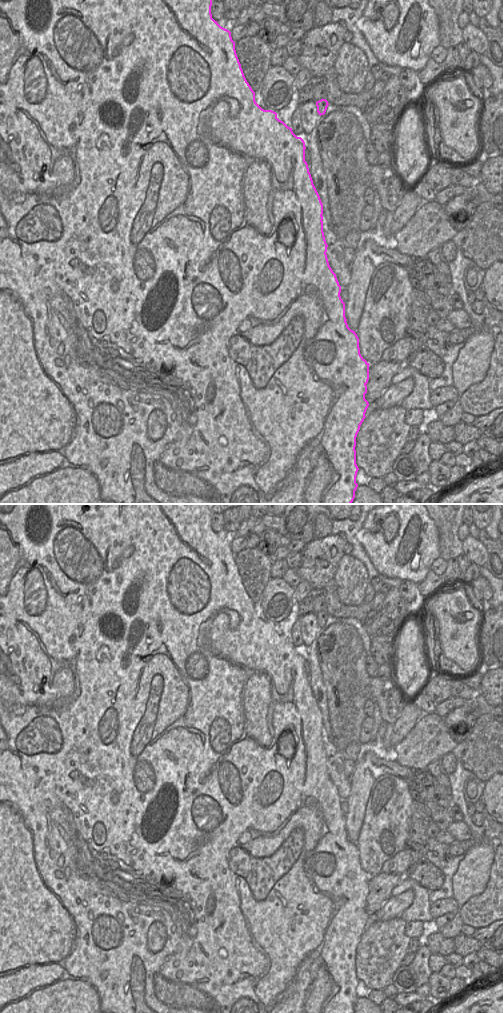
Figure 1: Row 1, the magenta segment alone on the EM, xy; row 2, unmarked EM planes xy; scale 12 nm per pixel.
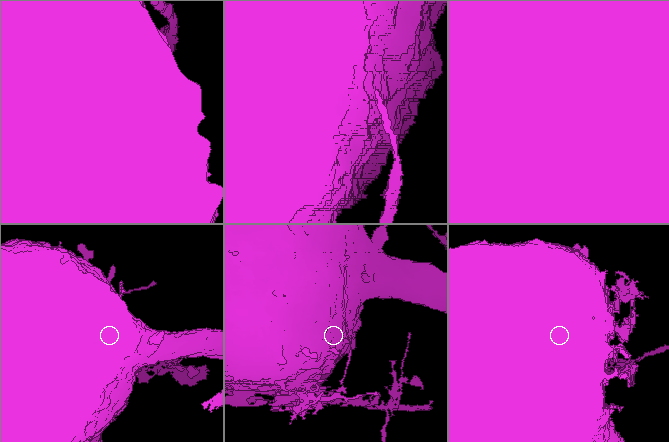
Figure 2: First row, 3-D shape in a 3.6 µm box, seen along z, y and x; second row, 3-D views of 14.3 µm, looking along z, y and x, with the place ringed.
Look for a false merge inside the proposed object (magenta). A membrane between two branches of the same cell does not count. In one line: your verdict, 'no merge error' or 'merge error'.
no merge error

